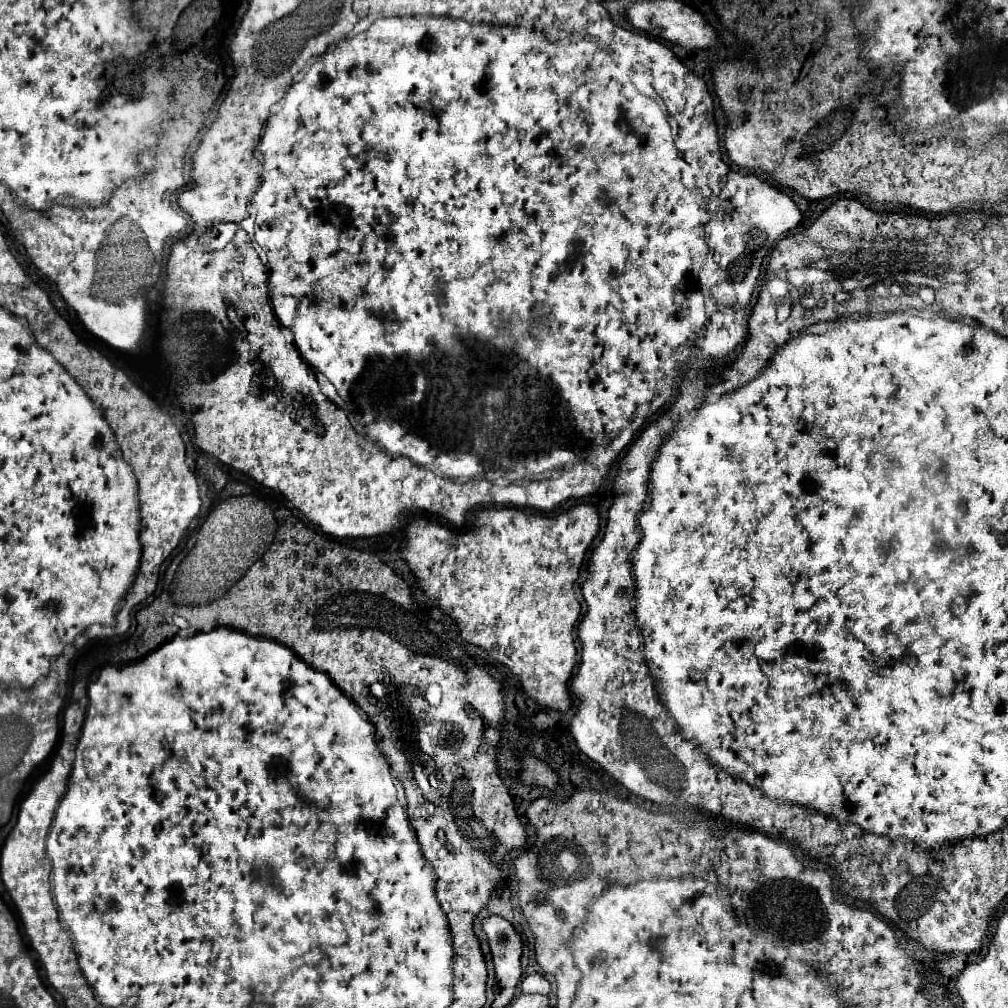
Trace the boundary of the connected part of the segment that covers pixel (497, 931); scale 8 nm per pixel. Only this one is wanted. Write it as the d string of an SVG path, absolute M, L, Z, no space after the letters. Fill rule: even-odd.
M488 916L482 922L482 930L488 936L492 962L496 970L498 992L496 992L494 1002L504 1002L506 1006L514 998L516 984L522 976L522 970L520 970L522 938L514 930L514 926L500 916Z

